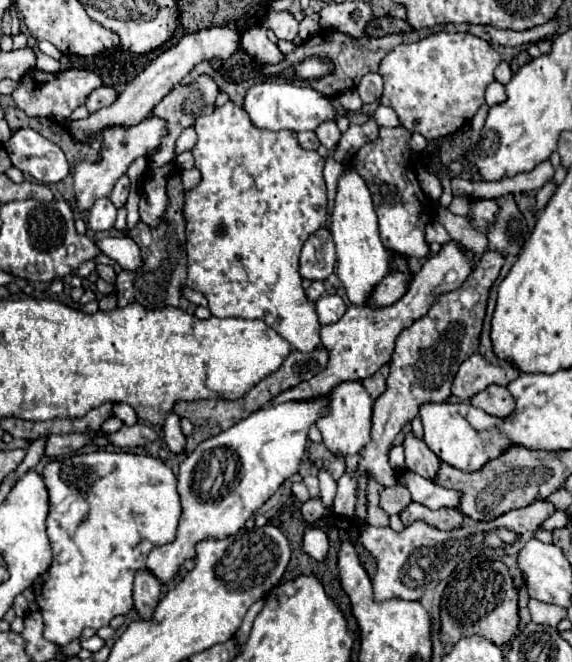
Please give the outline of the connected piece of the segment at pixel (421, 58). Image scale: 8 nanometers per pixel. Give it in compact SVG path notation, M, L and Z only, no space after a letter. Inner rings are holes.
M441 32L419 42L399 44L379 64L385 80L381 104L391 106L409 132L419 132L427 140L443 138L473 118L485 102L485 88L495 80L494 70L500 62L489 42L469 32Z

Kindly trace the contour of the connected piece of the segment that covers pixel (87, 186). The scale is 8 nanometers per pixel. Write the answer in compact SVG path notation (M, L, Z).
M149 116L141 124L131 126L131 128L107 128L101 138L103 138L103 150L101 150L101 160L99 164L87 164L87 160L79 160L73 168L73 190L77 198L77 208L75 212L83 214L87 212L97 198L105 198L111 194L115 182L125 174L129 164L137 156L147 156L155 152L161 144L161 138L165 136L165 120Z

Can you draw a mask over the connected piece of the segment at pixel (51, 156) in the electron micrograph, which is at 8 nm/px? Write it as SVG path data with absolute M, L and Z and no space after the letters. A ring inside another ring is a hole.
M31 128L15 130L5 142L5 150L13 166L37 182L61 182L69 174L69 164L61 148Z

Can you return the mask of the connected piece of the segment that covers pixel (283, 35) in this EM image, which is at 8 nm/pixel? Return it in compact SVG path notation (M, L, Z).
M287 10L285 12L269 12L267 18L263 20L263 24L265 24L265 28L273 30L279 40L293 40L297 36L297 28L299 28L299 22Z

